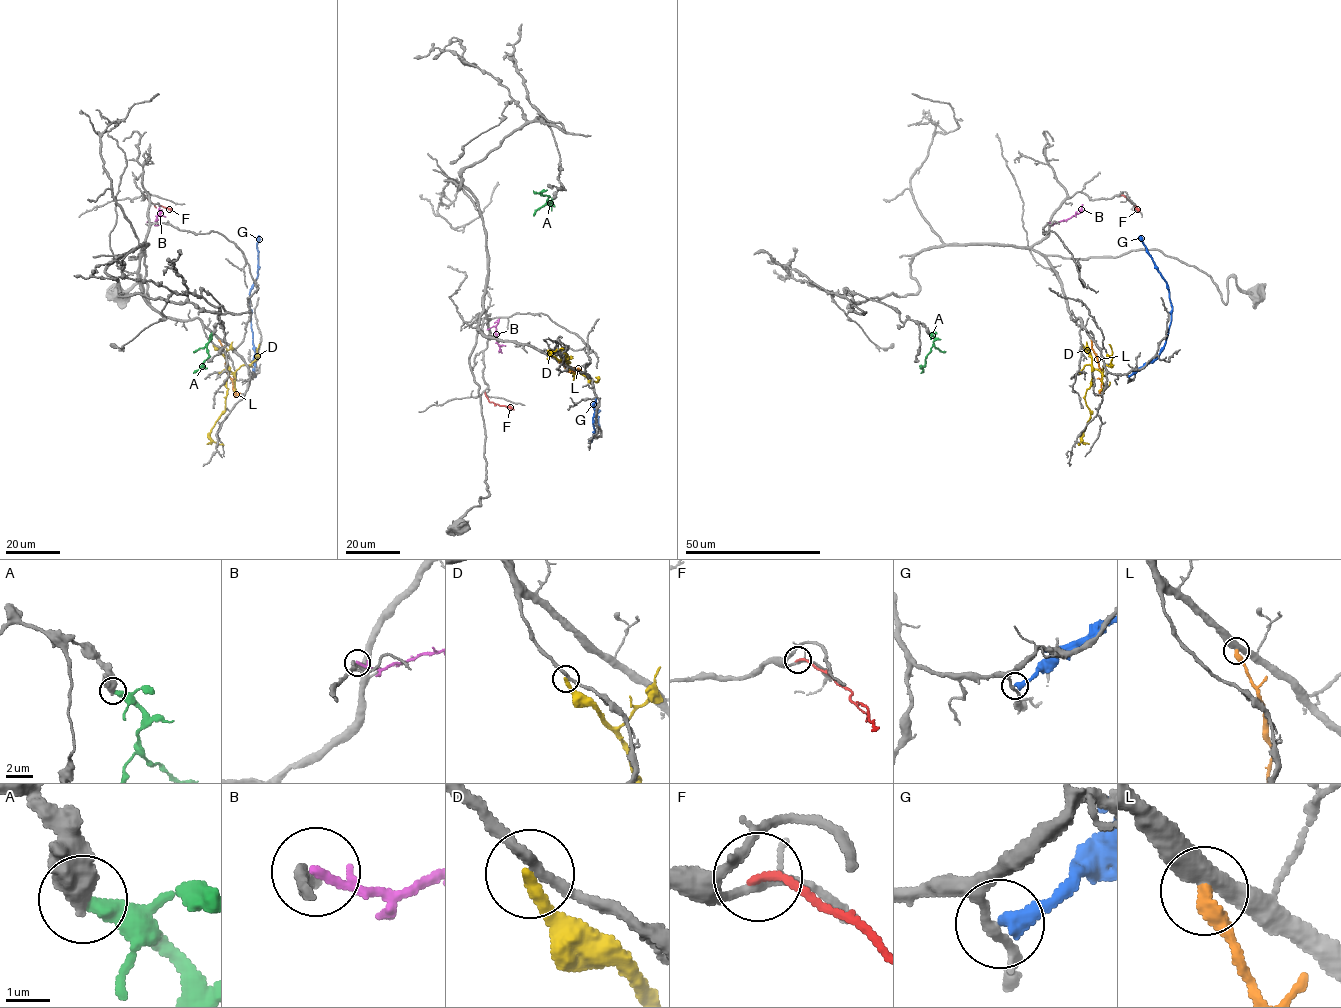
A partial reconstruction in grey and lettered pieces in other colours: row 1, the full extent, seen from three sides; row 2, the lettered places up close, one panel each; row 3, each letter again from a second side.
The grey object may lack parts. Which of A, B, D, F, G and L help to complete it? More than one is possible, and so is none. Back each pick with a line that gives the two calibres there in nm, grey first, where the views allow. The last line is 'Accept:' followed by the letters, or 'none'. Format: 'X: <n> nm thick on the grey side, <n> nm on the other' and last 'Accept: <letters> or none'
Accept: none

